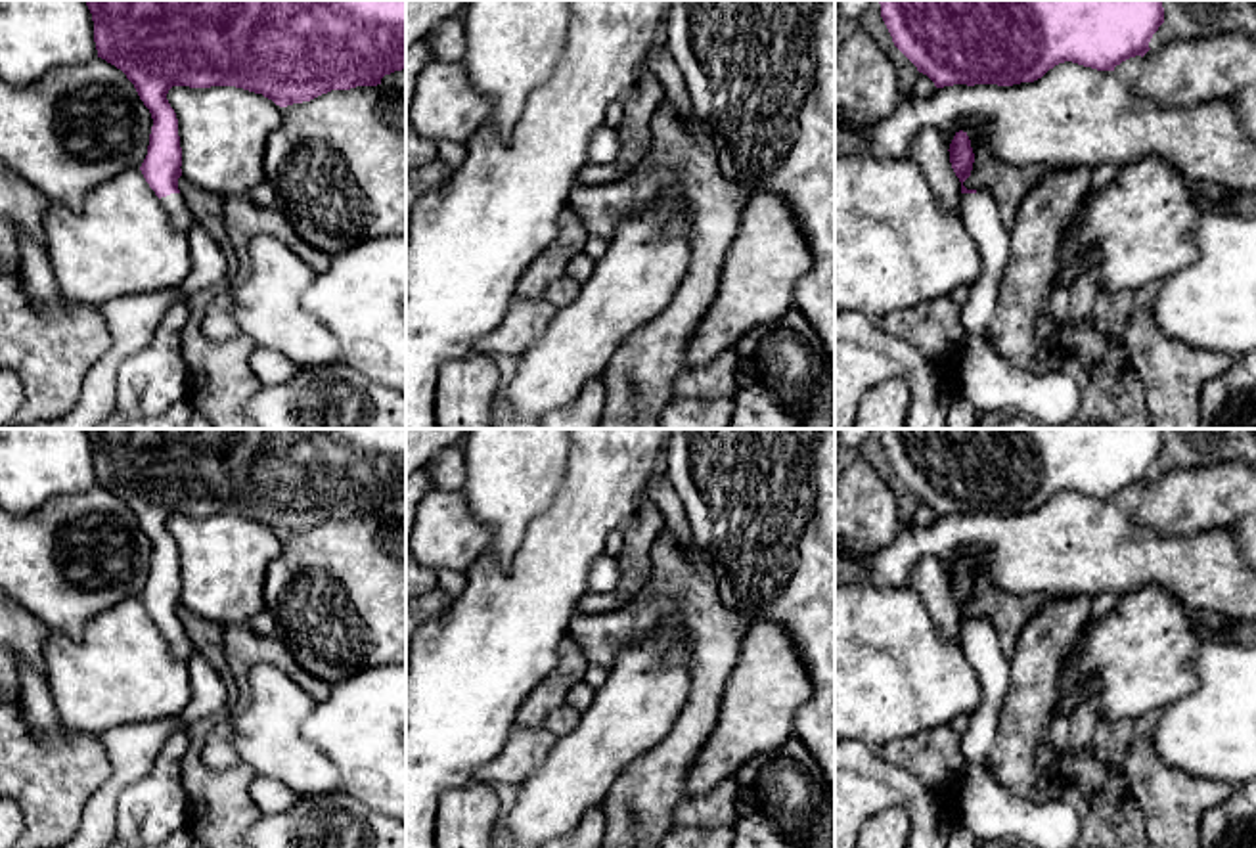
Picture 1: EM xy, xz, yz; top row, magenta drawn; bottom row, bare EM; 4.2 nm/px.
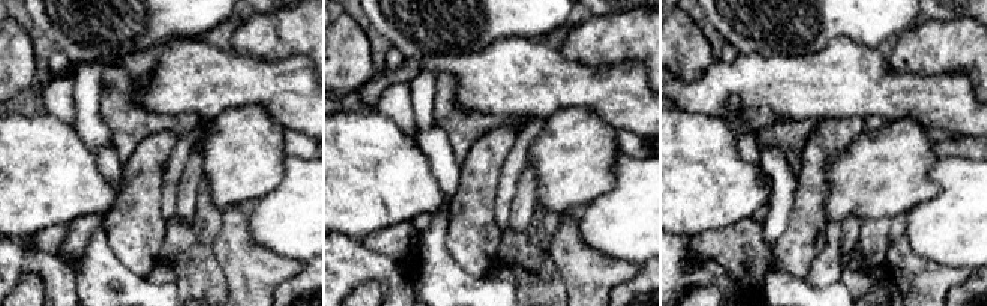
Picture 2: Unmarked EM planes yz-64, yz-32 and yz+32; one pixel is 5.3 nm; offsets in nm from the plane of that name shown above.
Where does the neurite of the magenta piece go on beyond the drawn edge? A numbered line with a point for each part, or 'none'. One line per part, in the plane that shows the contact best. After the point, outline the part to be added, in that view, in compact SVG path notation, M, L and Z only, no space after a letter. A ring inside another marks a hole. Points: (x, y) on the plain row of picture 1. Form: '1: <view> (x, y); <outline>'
1: xy (175, 634); M170 622L167 626L161 626L161 634L165 641L170 645L174 657L182 662L188 662L191 653L195 651L184 626L180 622Z

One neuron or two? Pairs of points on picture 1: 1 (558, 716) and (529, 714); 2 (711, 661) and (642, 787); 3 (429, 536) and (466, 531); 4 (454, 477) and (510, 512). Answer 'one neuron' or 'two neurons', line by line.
1: two neurons
2: one neuron
3: one neuron
4: two neurons

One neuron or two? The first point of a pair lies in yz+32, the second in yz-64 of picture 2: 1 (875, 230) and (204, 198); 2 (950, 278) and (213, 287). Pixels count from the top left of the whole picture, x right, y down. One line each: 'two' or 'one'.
1: one
2: two

